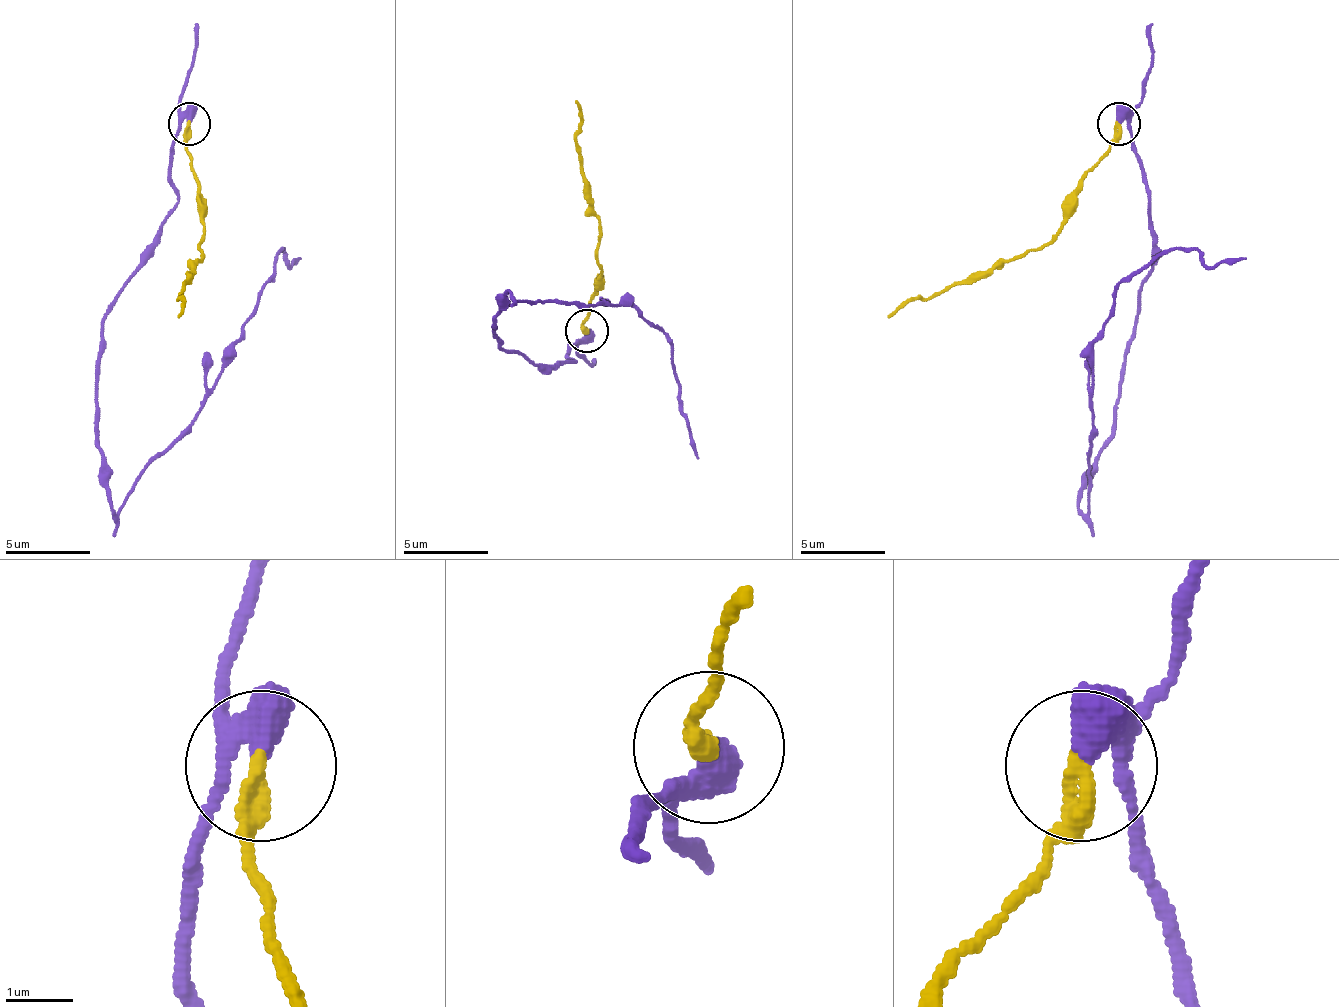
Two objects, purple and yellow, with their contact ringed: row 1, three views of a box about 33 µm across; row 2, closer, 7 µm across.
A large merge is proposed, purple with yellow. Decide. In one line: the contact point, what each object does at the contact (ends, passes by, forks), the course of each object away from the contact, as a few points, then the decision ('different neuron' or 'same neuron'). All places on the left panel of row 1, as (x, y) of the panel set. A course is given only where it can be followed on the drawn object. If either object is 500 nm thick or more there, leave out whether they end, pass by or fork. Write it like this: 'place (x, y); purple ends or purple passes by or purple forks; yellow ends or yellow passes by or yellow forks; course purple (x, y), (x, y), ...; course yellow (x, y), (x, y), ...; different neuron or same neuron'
place (189, 124); purple passes by; yellow ends; course purple (190, 123), (177, 208), (109, 315), (109, 507), (216, 383), (284, 251), (301, 259); course yellow (190, 123), (186, 153), (199, 182), (203, 259), (190, 272), (177, 298), (182, 302), (177, 319); different neuron

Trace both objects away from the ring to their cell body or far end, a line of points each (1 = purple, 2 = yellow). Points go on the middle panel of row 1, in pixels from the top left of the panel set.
1: (588, 330), (566, 351), (575, 360), (532, 364), (494, 334), (507, 291), (630, 304), (660, 330), (699, 458)
2: (588, 330), (583, 321), (596, 296), (600, 266), (600, 214), (588, 197), (575, 142), (579, 116), (575, 99)

